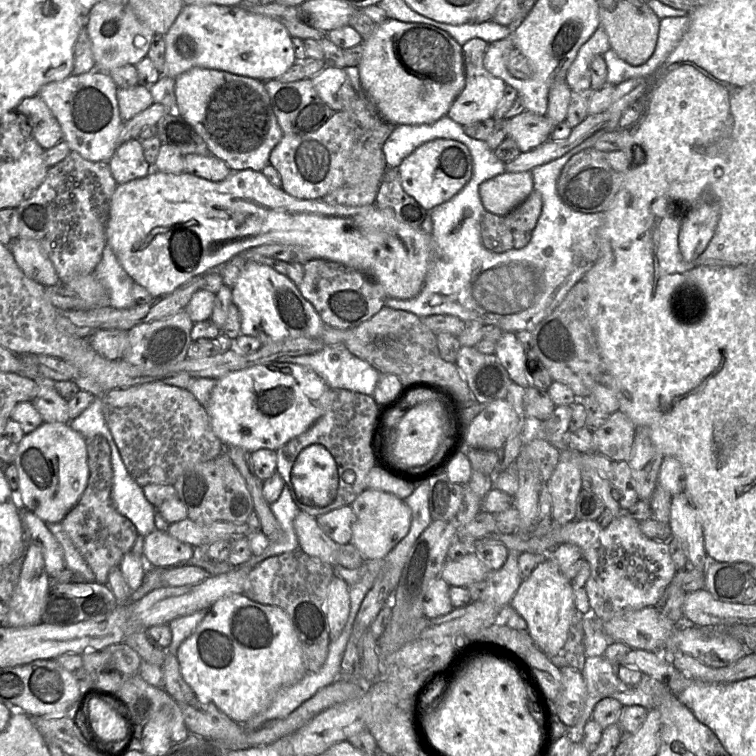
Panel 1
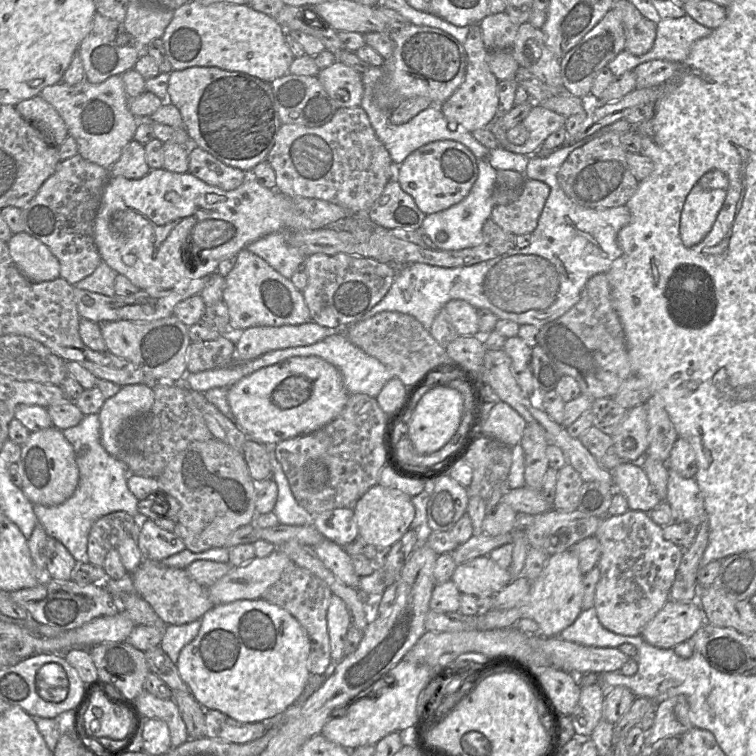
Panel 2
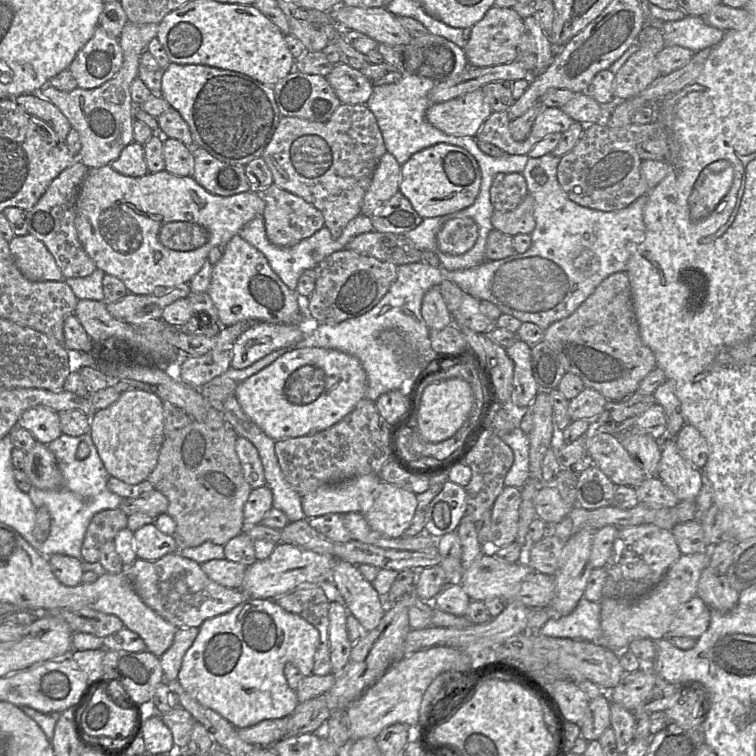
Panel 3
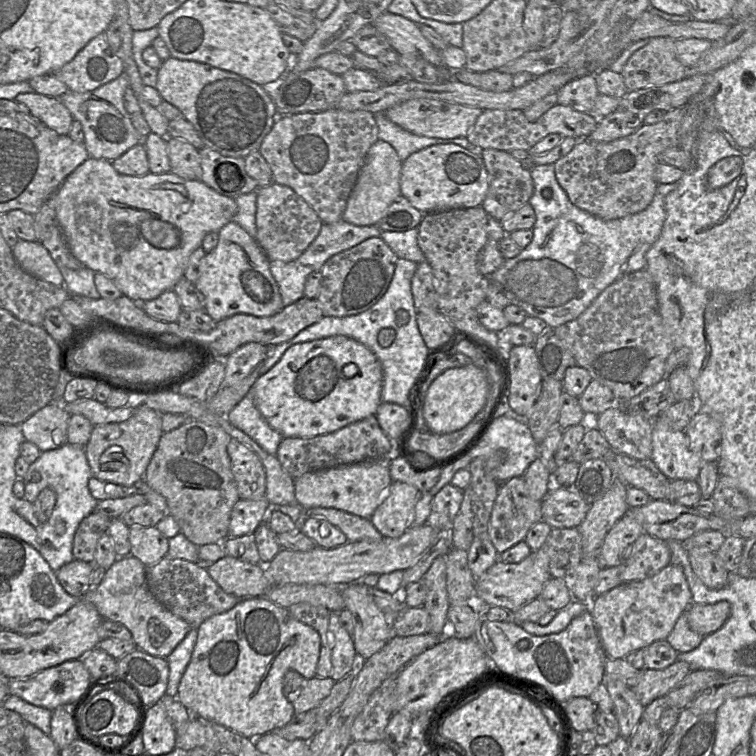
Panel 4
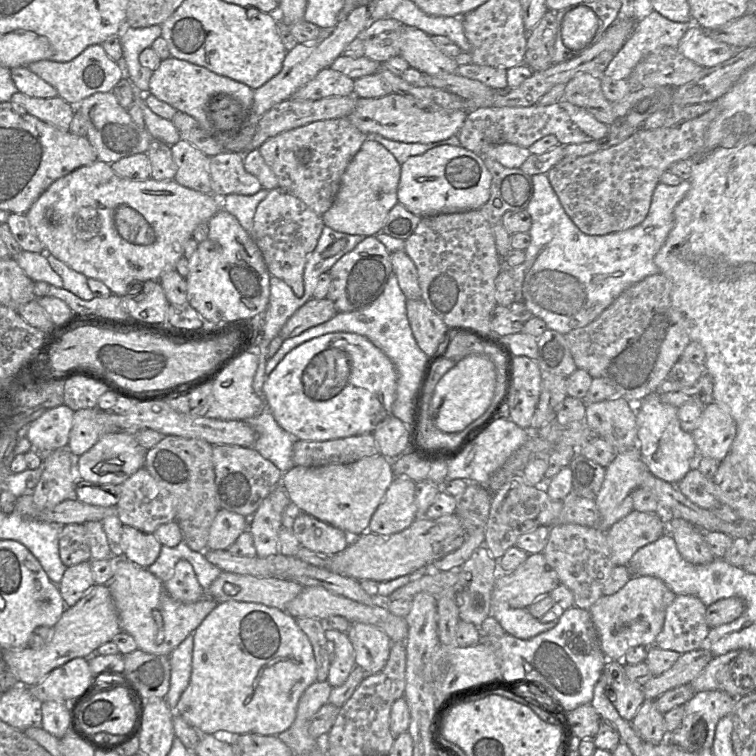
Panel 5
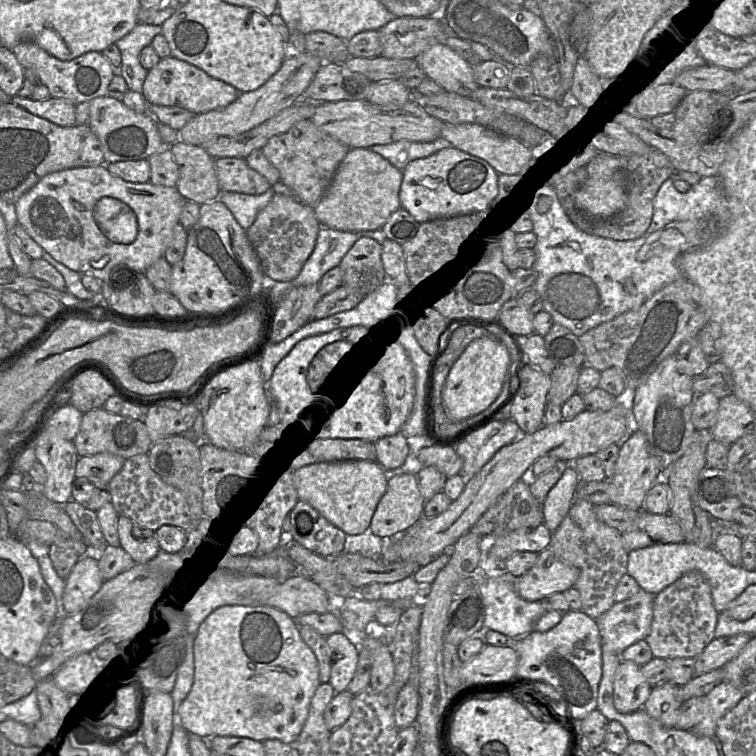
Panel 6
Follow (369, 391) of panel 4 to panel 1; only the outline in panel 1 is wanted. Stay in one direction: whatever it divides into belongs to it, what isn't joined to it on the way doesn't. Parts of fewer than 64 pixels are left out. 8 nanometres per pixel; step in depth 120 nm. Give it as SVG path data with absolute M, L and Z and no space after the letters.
M273 361L230 372L218 378L205 409L214 434L224 446L240 447L252 453L259 449L277 450L305 432L326 412L332 400L333 389L310 368Z

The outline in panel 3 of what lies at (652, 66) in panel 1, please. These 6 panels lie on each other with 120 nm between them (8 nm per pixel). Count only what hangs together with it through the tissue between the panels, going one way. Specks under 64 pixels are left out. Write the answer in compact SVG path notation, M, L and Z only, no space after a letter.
M686 15L677 21L665 21L660 28L666 46L680 46L694 54L717 45L725 31L710 26L701 17Z

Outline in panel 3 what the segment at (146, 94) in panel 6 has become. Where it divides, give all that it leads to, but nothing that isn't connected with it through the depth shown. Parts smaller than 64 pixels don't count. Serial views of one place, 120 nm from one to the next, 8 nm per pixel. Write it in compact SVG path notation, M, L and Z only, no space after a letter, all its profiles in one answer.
M170 62L162 70L160 96L170 107L177 110L188 124L193 140L191 148L203 148L222 162L243 166L262 156L282 117L275 101L273 86L265 85L240 72L207 65Z

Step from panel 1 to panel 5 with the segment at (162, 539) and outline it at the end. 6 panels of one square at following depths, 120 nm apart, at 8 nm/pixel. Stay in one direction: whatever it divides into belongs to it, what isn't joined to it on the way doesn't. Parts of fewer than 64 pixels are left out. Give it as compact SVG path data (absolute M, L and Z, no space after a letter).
M122 526L123 557L134 564L148 568L159 557L162 544L154 533L144 533L132 526Z

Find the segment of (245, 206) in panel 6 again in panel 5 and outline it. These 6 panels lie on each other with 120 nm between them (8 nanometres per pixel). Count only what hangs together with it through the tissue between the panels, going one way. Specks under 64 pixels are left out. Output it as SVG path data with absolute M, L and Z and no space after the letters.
M267 189L254 195L229 194L220 199L223 209L236 217L241 226L250 233L258 204L267 196Z

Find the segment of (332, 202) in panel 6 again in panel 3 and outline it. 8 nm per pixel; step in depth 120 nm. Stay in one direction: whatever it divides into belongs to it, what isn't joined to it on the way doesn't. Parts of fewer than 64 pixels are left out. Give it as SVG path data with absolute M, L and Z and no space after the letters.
M383 154L363 198L361 215L371 217L399 192L401 166L392 154Z

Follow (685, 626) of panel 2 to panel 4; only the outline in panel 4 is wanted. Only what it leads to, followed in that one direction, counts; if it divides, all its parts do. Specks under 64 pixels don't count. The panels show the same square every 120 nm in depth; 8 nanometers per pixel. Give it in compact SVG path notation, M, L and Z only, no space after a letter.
M725 600L714 604L692 603L686 610L689 626L702 636L720 629L729 618L730 613L731 604Z

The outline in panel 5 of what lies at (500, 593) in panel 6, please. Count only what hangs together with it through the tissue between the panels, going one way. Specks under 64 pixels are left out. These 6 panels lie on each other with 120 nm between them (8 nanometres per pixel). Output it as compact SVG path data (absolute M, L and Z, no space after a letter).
M491 599L490 615L499 622L507 634L521 640L531 639L553 629L559 620L542 623L533 617L526 608L511 608L493 599Z

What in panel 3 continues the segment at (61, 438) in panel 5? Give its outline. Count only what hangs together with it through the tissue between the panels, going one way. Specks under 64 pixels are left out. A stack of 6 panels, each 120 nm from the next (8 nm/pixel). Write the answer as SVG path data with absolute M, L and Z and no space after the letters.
M43 405L26 410L18 425L31 432L37 442L46 445L62 434L59 413Z

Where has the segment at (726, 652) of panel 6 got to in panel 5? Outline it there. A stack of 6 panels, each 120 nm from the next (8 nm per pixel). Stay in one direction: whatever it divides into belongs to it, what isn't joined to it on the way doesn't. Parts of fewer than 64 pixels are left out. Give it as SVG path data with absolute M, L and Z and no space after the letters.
M706 649L682 653L667 671L654 675L643 685L645 699L656 699L668 690L691 683L715 656Z

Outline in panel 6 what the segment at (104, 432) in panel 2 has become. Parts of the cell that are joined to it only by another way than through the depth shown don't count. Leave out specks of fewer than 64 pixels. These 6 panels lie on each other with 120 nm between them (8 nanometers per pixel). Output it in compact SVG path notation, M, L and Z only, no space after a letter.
M110 453L82 456L78 458L75 476L108 483L121 470L125 460Z

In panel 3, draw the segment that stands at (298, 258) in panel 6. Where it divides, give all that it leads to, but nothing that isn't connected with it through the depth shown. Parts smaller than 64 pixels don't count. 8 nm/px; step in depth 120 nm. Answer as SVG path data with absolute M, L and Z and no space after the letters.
M274 183L257 190L257 192L265 204L262 217L266 236L272 244L280 247L291 247L324 227L322 213L303 198L283 190Z

